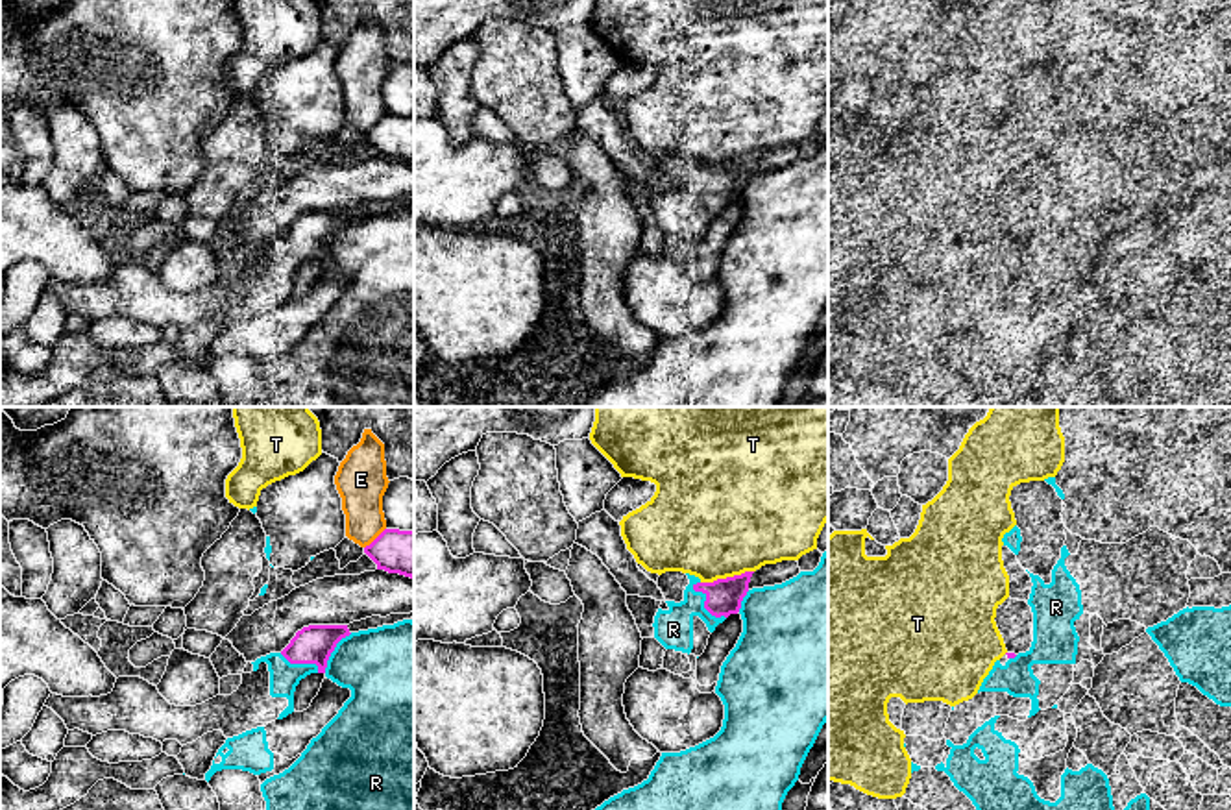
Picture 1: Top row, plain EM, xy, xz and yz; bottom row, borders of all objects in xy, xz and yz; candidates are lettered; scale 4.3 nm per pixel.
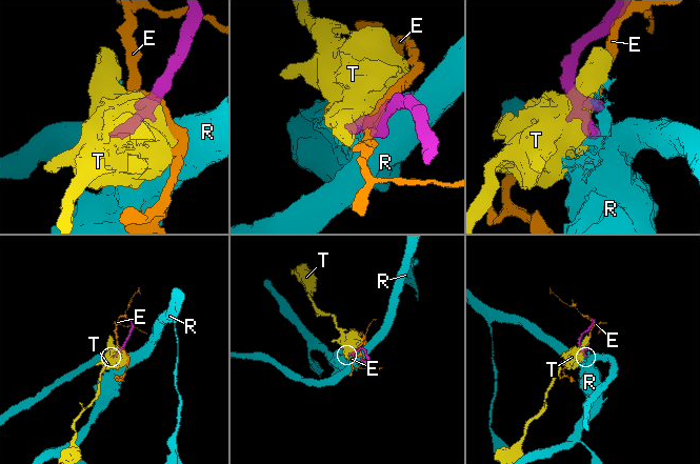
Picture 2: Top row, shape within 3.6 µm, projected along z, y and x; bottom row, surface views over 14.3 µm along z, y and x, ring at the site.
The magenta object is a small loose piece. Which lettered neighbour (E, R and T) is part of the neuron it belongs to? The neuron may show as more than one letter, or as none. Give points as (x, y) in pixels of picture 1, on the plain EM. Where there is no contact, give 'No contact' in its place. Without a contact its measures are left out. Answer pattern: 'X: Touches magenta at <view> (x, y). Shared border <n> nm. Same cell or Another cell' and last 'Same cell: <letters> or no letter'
E: Touches magenta at xy (376, 124). Shared border 130 nm. Another cell
R: Touches magenta at xz (705, 189). Shared border 220 nm. Another cell
T: Touches magenta at xz (727, 163). Shared border 240 nm. Another cell
Same cell: no letter

